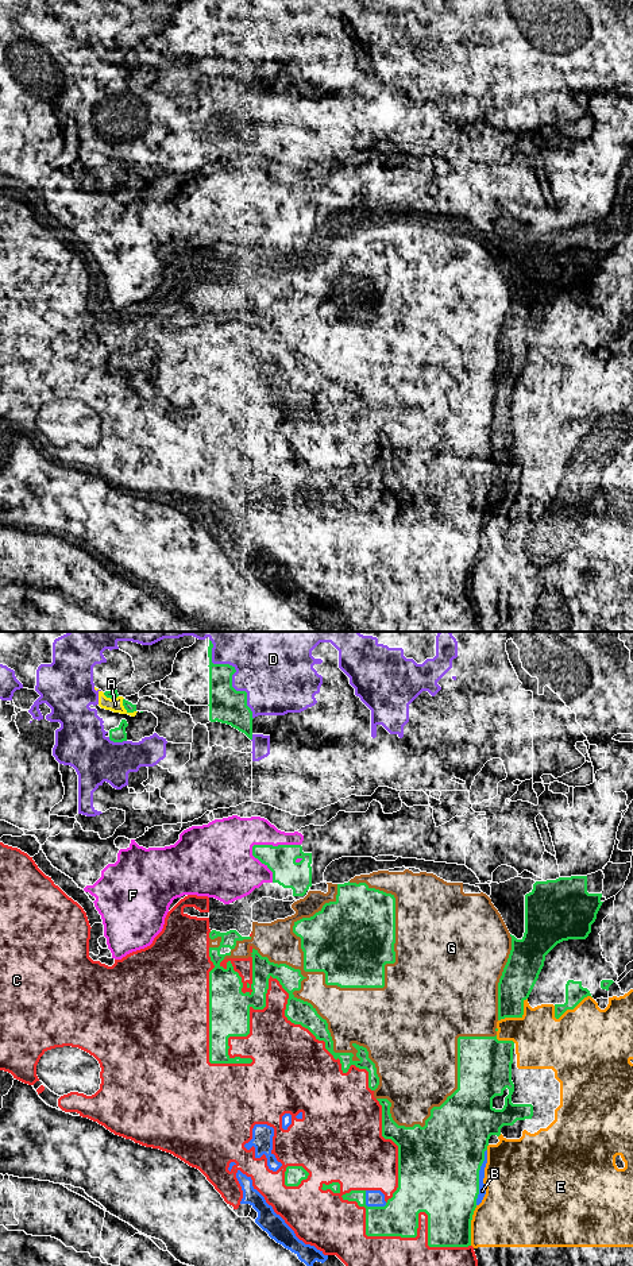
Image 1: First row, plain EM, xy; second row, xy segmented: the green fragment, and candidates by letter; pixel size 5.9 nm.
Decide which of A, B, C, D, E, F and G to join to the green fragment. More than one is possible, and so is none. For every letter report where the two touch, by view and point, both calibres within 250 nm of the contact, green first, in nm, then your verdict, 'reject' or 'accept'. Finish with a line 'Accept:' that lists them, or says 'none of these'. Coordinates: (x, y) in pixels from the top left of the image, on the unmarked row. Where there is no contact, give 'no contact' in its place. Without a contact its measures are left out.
A: meets green in xy at (126, 61); 60 nm thick on the green side, 80 nm on the other; accept
B: meets green in xy at (478, 529); 480 nm thick on the green side, 50 nm on the other; accept
C: meets green in xy at (249, 381); 240 nm thick on the green side, 380 nm on the other; accept
D: meets green in xy at (231, 31); 220 nm thick on the green side, 360 nm on the other; accept
E: meets green in xy at (572, 361); 110 nm thick on the green side, 500 nm on the other; reject
F: meets green in xy at (271, 197); 180 nm thick on the green side, 280 nm on the other; reject
G: meets green in xy at (325, 329); 460 nm thick on the green side, 280 nm on the other; accept
Accept: A, B, C, D, G

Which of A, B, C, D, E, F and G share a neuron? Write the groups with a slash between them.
A B C D G / E / F

